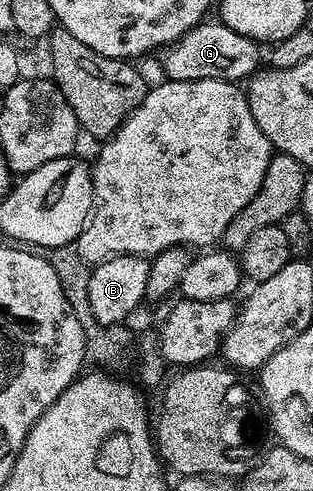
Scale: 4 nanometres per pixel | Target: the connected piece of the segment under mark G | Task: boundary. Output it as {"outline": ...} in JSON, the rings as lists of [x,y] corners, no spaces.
{"outline":[[[204,20],[162,51],[163,70],[167,73],[164,75],[173,82],[220,78],[226,82],[238,83],[239,78],[248,79],[260,69],[259,50],[260,43],[254,42],[249,36],[241,36],[241,32],[233,32],[233,28],[224,22]]]}

